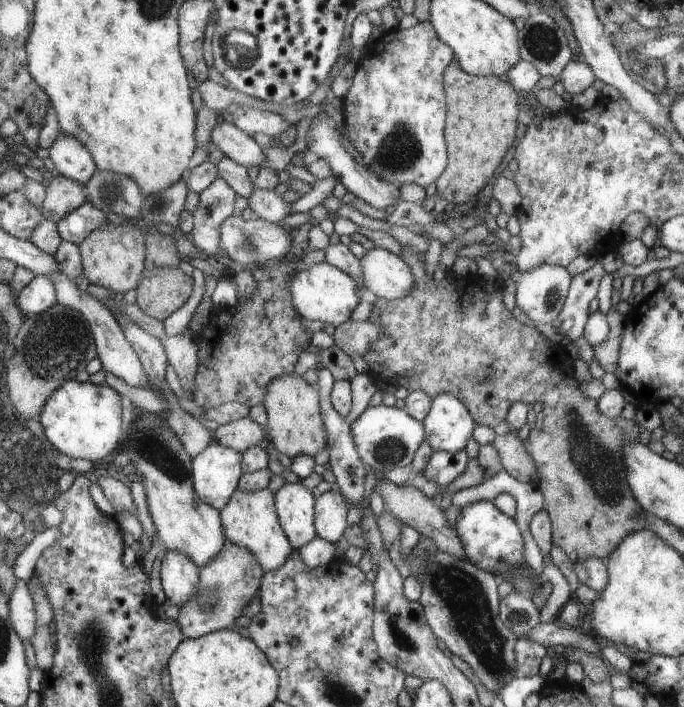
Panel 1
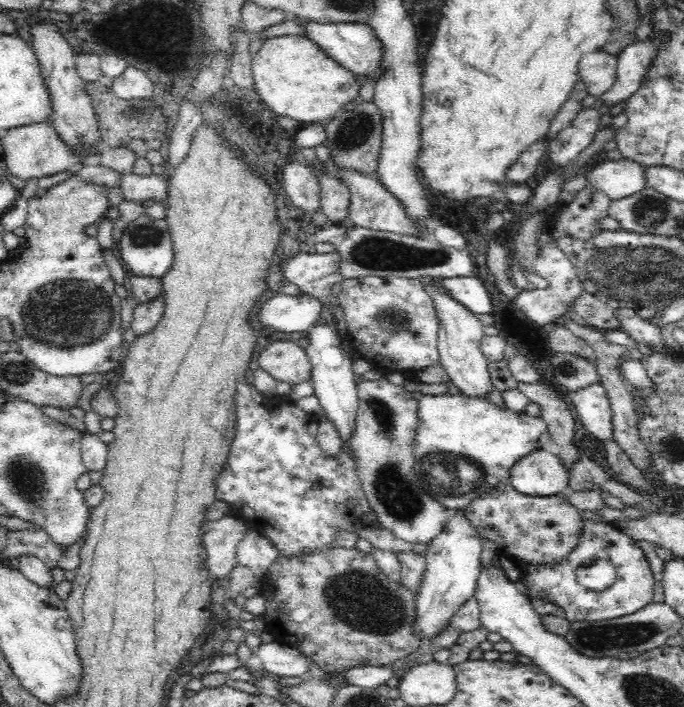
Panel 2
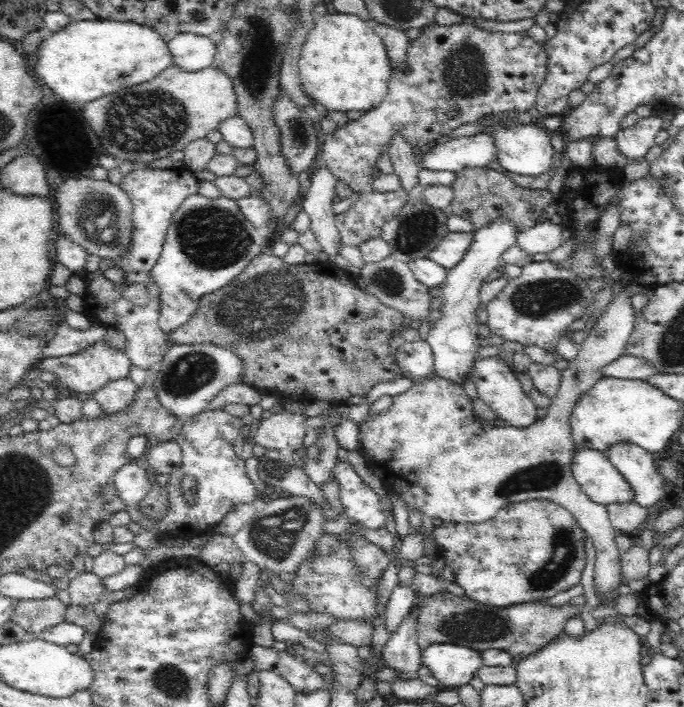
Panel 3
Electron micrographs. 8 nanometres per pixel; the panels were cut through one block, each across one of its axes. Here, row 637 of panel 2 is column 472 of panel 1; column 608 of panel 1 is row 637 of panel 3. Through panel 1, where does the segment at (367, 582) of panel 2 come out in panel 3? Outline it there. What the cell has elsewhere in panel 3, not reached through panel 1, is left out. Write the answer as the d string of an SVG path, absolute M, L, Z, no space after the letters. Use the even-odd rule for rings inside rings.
M448 592L424 596L421 608L417 643L422 650L431 644L448 643L467 646L480 653L486 649L504 649L516 659L516 663L554 640L564 632L567 619L581 611L580 606L574 607L570 603L552 607L546 602L524 603L500 610Z

